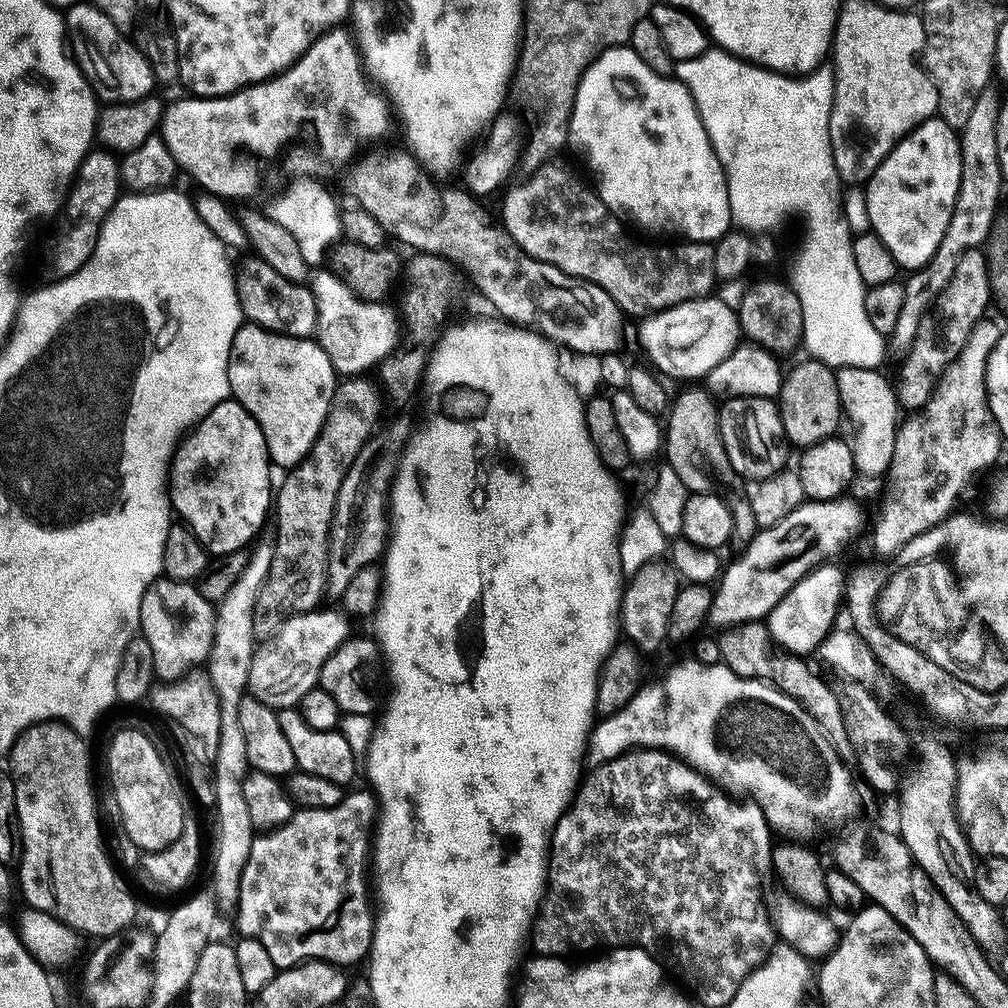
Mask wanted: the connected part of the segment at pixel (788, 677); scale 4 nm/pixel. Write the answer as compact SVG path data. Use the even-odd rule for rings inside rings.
M753 622L736 624L732 628L723 629L718 636L722 646L722 662L734 674L747 680L763 680L776 687L779 692L794 698L814 719L827 738L833 751L840 759L848 762L853 759L850 738L846 734L846 722L842 718L842 706L837 689L831 688L814 669L801 658L779 647L772 635L768 633L767 623Z

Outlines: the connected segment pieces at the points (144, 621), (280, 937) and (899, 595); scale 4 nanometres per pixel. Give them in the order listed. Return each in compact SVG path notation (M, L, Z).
M157 578L146 590L140 607L139 635L150 642L150 650L154 650L154 670L160 682L175 682L184 679L193 670L199 669L207 661L214 642L214 626L216 614L214 605L202 598L199 587L195 583L182 580Z
M349 791L342 802L333 808L300 808L293 811L287 822L278 828L264 830L253 839L246 866L240 875L240 898L234 905L236 928L241 937L257 940L274 958L277 969L292 968L306 960L324 960L328 964L349 966L365 959L372 951L372 929L374 927L374 904L368 901L368 870L370 874L370 853L374 848L374 829L378 824L378 800L371 791Z
M935 558L895 569L894 577L889 581L888 579L885 581L884 595L881 595L878 601L878 616L885 623L893 637L899 639L904 644L910 645L910 647L914 647L926 659L932 660L940 668L944 668L952 675L956 675L960 674L960 664L962 664L962 668L964 668L966 662L968 664L970 662L976 664L974 660L978 660L978 654L982 652L982 648L980 648L980 642L974 640L974 636L964 636L964 634L956 632L958 624L950 624L950 628L942 628L942 622L946 626L946 620L950 620L950 616L952 616L952 614L948 614L948 610L953 609L961 601L956 596L948 598L947 601L945 599L942 600L941 594L938 593L938 590L946 590L956 582L953 572L943 562L943 559Z

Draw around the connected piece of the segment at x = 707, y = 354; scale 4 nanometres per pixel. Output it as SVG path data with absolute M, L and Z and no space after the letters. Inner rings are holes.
M709 294L700 300L687 300L673 308L653 312L652 315L645 316L639 321L640 344L644 347L645 354L648 355L647 363L661 377L677 376L680 380L688 380L684 382L695 381L692 380L695 376L704 378L741 343L742 333L737 309L733 305L731 308L724 300L715 300L714 297L715 295Z

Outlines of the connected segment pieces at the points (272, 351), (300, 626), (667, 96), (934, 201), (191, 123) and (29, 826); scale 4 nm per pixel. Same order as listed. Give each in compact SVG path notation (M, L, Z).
M244 322L234 334L234 342L230 346L228 381L231 399L237 400L251 414L254 422L262 426L262 438L266 438L269 461L277 469L284 468L283 470L291 470L301 464L326 422L330 402L336 393L338 374L330 358L326 358L326 350L322 350L315 339L281 336L277 332L267 332L257 324Z
M326 608L292 616L252 655L248 692L273 710L297 707L301 698L319 685L322 666L330 654L349 639L348 623L349 619L341 611Z
M631 46L606 50L584 71L584 77L580 79L578 94L572 107L572 119L568 121L568 139L571 147L576 147L584 155L589 170L596 175L594 188L600 200L610 211L615 212L625 221L633 220L638 227L645 228L648 232L669 232L670 235L676 236L672 238L679 238L684 242L715 242L722 239L733 227L728 180L724 177L724 167L721 166L718 154L710 142L706 126L698 114L691 94L688 93L688 87L675 78L660 76L654 70L650 70L650 66L646 66L646 62L642 62L642 58L634 54Z
M933 118L924 120L914 131L903 136L866 181L863 191L871 231L882 238L886 250L890 250L894 262L901 269L915 270L926 266L938 250L938 242L942 242L942 234L946 234L946 226L950 226L950 214L954 214L961 174L960 138L957 129L951 128L942 119Z
M344 26L329 28L291 66L260 84L250 84L229 96L187 98L169 103L164 109L162 135L174 154L177 169L181 173L189 172L205 193L229 202L248 200L263 190L264 176L272 180L279 178L280 155L291 148L304 148L308 156L320 155L328 166L338 170L338 162L347 165L363 144L387 134L392 124L389 101L383 91L375 92L368 85L364 74L361 49L353 33L348 33Z
M62 722L31 724L12 743L10 775L14 782L18 822L24 853L18 865L18 892L24 895L24 904L61 920L81 937L107 938L118 936L133 927L136 900L128 884L116 873L100 837L101 813L98 811L98 793L92 789L92 760L88 757L85 737Z

